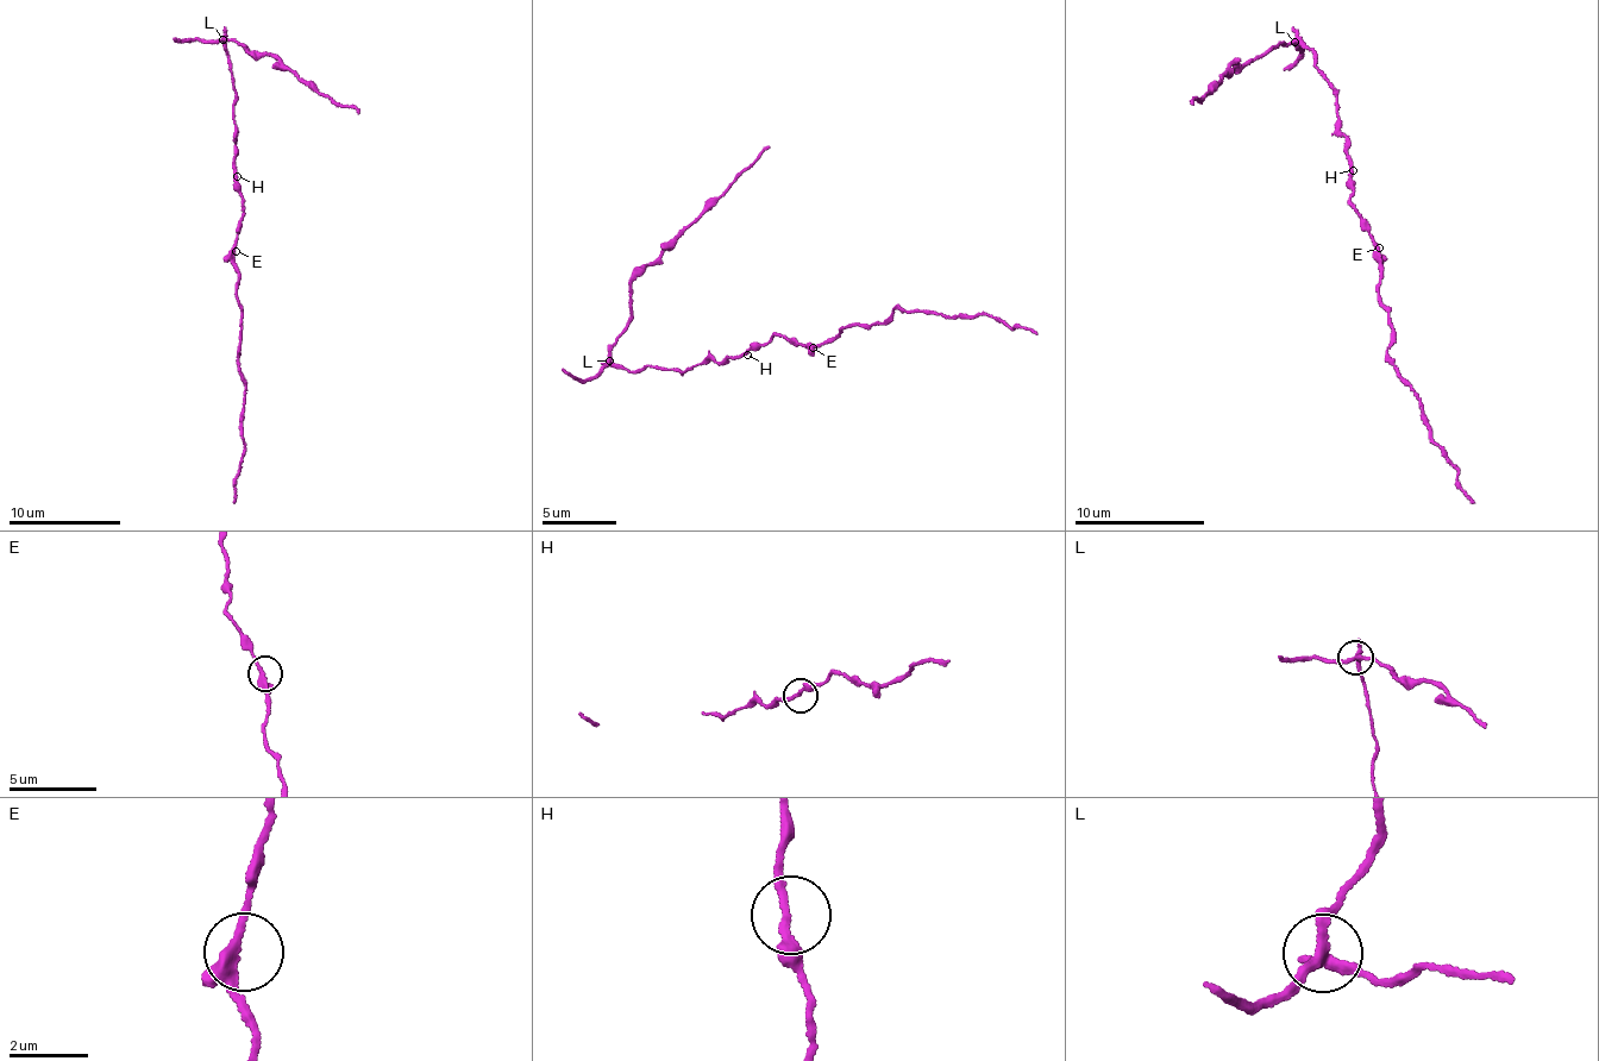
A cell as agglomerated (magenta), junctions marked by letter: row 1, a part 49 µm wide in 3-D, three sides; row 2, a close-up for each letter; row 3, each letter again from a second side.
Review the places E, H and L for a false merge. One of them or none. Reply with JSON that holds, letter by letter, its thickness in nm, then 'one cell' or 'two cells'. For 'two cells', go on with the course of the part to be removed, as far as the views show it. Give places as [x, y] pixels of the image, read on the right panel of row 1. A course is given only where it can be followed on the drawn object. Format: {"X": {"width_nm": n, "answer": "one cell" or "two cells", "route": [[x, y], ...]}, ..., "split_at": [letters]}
{"E": {"width_nm": 260, "answer": "one cell"}, "H": {"width_nm": 180, "answer": "one cell"}, "L": {"width_nm": 260, "answer": "two cells", "route": [[1295, 41], [1271, 45], [1239, 64], [1233, 62], [1228, 73], [1192, 105]]}, "split_at": ["L"]}

